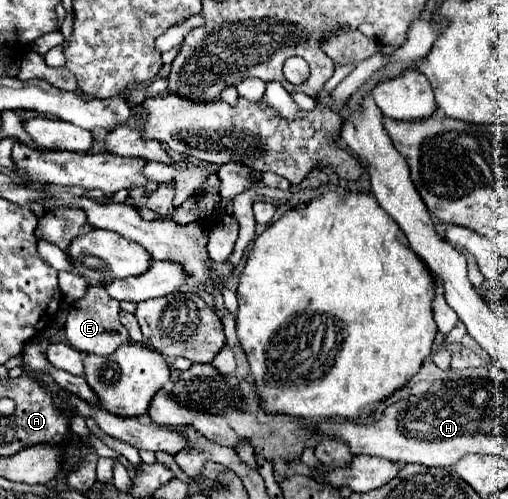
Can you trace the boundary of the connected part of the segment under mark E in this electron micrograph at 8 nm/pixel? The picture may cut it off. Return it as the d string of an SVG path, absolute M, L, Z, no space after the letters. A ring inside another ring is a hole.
M90 286L88 294L82 300L76 300L68 312L68 318L64 324L68 342L80 352L98 354L98 356L112 354L118 346L128 342L128 330L120 324L118 312L120 312L120 302L110 298L104 286Z

